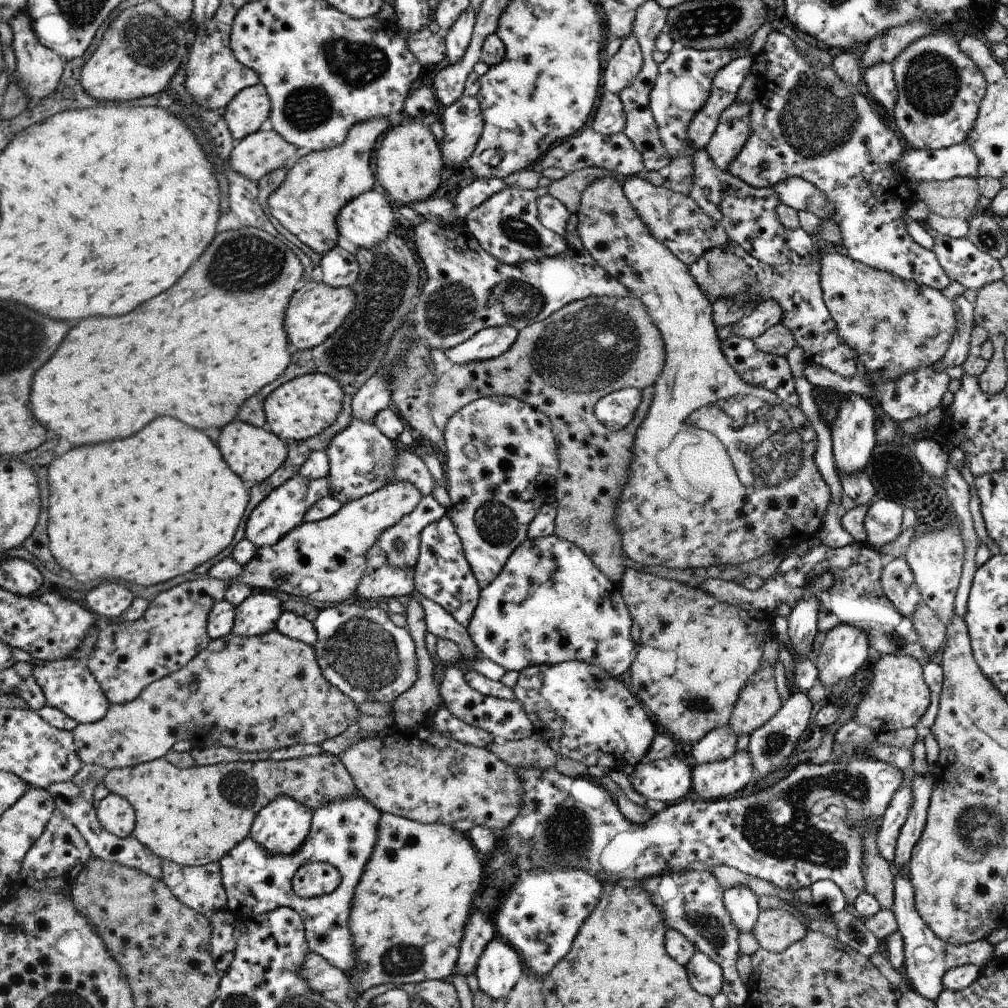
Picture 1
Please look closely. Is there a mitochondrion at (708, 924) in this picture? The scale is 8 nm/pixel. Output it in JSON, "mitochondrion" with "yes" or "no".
{"mitochondrion":"yes"}

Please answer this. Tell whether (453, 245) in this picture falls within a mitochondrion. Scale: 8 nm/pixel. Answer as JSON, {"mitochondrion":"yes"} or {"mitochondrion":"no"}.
{"mitochondrion":"no"}

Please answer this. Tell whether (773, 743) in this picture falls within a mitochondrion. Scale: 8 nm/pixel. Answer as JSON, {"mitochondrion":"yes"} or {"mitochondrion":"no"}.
{"mitochondrion":"yes"}

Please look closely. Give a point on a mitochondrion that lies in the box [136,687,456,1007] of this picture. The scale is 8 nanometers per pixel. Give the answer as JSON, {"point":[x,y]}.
{"point":[401,959]}

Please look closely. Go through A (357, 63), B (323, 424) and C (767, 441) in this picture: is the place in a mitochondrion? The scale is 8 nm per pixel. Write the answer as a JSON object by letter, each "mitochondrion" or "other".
{"A":"mitochondrion","B":"other","C":"mitochondrion"}

